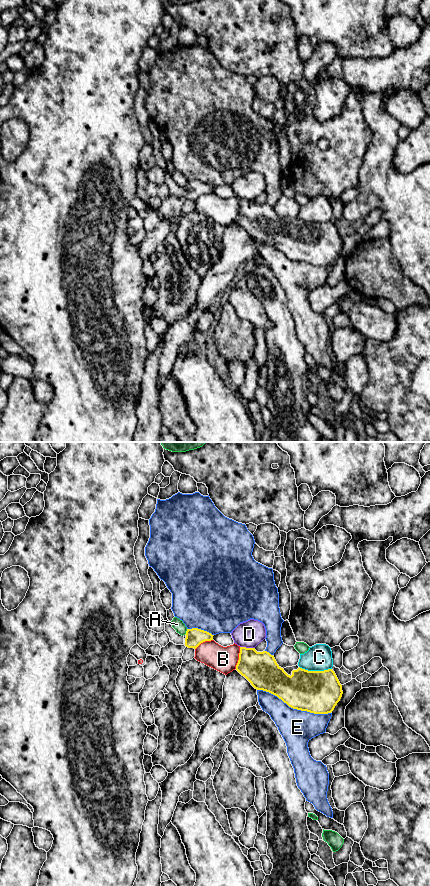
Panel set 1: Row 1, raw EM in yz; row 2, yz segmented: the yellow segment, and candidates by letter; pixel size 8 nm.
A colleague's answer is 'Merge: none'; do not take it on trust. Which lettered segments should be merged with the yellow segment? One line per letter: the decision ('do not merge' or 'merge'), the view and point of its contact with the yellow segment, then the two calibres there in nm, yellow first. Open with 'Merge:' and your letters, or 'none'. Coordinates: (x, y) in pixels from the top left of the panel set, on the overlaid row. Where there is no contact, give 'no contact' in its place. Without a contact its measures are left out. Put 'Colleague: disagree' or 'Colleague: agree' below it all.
Merge: none
A: do not merge; meets yellow in yz at (186, 632); 140 nm thick on the yellow side, 90 nm on the other
B: do not merge; meets yellow in yz at (239, 658); 280 nm thick on the yellow side, 200 nm on the other
C: do not merge; meets yellow in yz at (315, 671); 340 nm thick on the yellow side, 200 nm on the other
D: do not merge; meets yellow in yz at (247, 648); 280 nm thick on the yellow side, 220 nm on the other
E: do not merge; meets yellow in yz at (294, 708); 340 nm thick on the yellow side, 280 nm on the other
Colleague: agree

